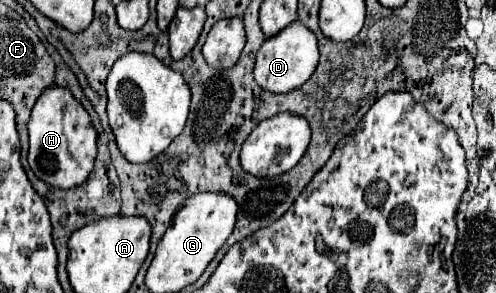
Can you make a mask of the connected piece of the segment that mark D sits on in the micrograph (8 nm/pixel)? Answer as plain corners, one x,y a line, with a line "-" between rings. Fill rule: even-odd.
299,20
283,28
277,36
267,38
267,42
261,46
255,58
255,82
275,94
291,92
299,86
303,86
319,62
319,50
317,50
317,38
315,34
303,26

